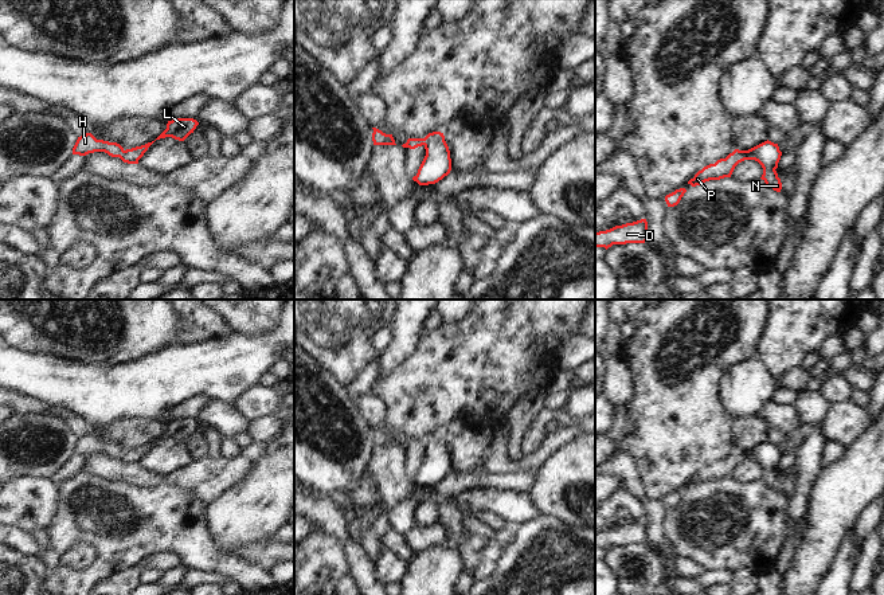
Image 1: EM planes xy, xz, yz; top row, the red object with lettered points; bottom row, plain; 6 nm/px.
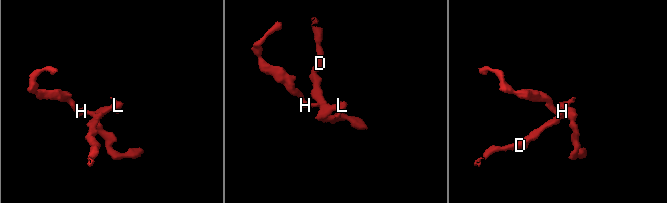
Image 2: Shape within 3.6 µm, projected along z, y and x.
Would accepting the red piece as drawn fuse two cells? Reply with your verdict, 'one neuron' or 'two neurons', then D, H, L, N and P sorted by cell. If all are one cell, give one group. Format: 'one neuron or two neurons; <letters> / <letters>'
two neurons; D L N P / H

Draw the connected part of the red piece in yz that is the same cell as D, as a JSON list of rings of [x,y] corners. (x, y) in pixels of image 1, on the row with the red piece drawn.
[[[646,219],[615,226],[606,231],[595,232],[595,247],[605,247],[606,250],[613,244],[645,242],[649,242]]]

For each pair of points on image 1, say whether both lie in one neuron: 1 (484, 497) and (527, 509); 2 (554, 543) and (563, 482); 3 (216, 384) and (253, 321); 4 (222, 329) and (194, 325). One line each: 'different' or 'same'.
1: same
2: different
3: different
4: same

